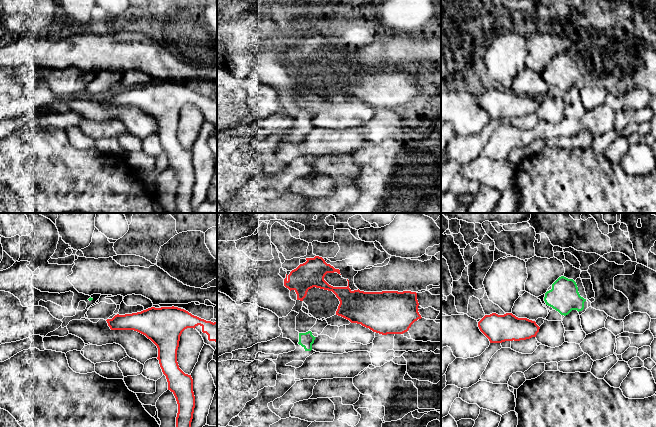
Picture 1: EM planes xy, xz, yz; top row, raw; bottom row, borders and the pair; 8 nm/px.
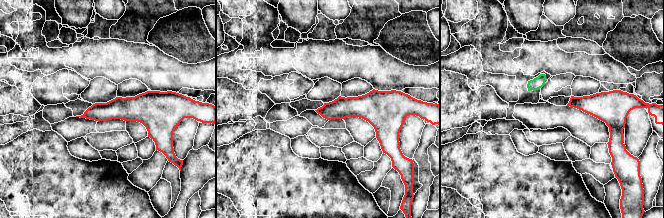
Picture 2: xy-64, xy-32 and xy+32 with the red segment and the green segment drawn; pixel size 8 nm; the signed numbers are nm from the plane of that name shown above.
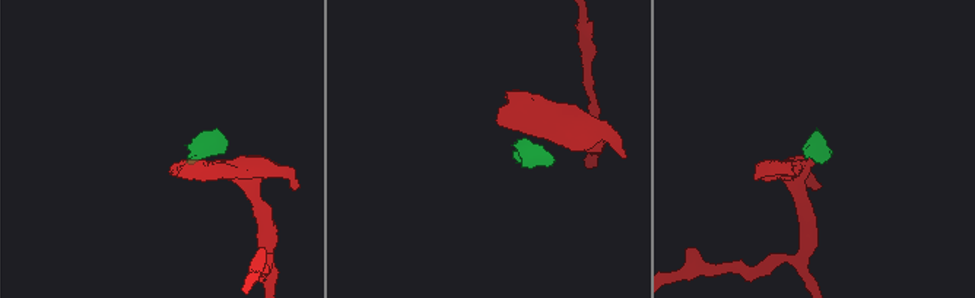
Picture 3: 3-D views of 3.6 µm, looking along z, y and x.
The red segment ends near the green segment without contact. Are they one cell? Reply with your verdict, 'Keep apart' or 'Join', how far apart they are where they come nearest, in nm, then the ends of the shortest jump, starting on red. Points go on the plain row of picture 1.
Keep apart. Distance 170 nm. Across: yz (534, 97), (546, 80)

